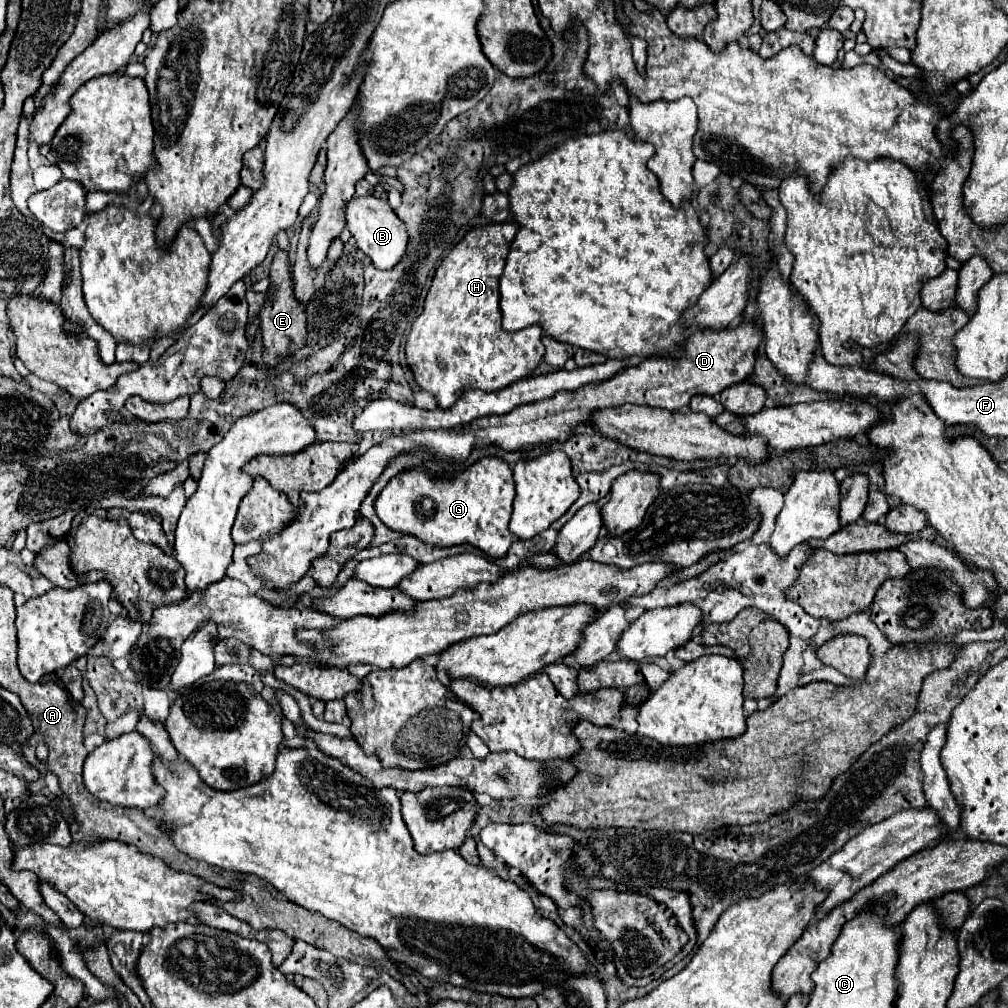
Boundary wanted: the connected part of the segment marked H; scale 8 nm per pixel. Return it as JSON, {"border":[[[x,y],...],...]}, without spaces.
{"border":[[[484,225],[472,229],[436,269],[432,287],[426,295],[424,311],[414,321],[404,351],[406,351],[406,365],[412,369],[416,385],[434,395],[438,409],[450,409],[466,389],[500,391],[528,377],[544,357],[542,329],[538,325],[526,327],[516,333],[502,331],[502,313],[498,307],[500,301],[498,281],[506,257],[508,257],[508,241],[504,239],[502,225]]]}

